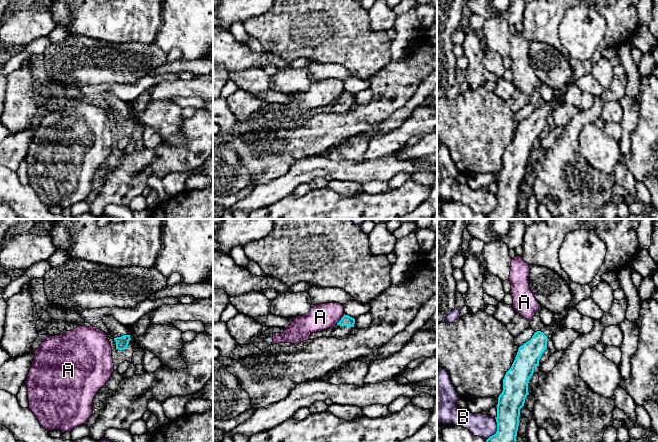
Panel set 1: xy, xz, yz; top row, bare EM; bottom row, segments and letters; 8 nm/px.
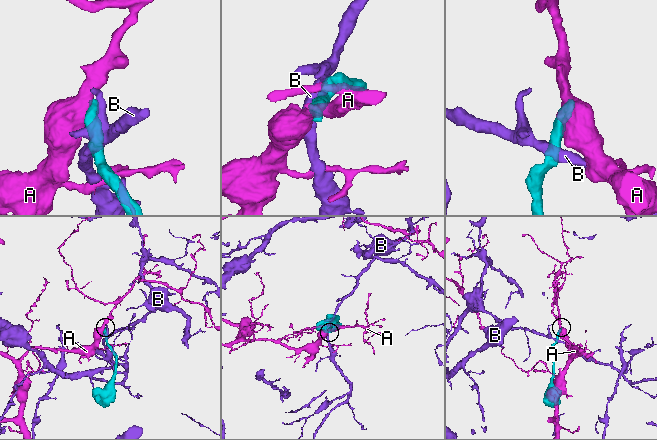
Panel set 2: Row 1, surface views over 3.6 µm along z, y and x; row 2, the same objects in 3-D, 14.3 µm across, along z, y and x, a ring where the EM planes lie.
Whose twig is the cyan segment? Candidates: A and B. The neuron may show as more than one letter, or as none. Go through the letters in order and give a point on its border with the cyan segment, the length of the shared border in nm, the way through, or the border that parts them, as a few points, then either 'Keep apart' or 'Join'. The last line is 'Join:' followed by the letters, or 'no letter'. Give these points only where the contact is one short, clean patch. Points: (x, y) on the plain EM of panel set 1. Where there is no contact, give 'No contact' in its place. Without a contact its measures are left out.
A: Touches cyan at xz (341, 95). Shared border 110 nm. Boundary: xz (344, 90), (336, 100). Keep apart
B: Touches cyan at yz (497, 206). Shared border 200 nm. Boundary: yz (495, 194), (496, 207), (486, 216). Keep apart
Join: no letter

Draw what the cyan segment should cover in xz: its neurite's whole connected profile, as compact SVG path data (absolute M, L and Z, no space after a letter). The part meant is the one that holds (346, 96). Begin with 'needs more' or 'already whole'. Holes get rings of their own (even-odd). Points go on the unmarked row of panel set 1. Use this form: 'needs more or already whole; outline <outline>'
needs more; outline M345 91L341 96L334 102L332 113L342 116L345 115L355 104L355 95Z

